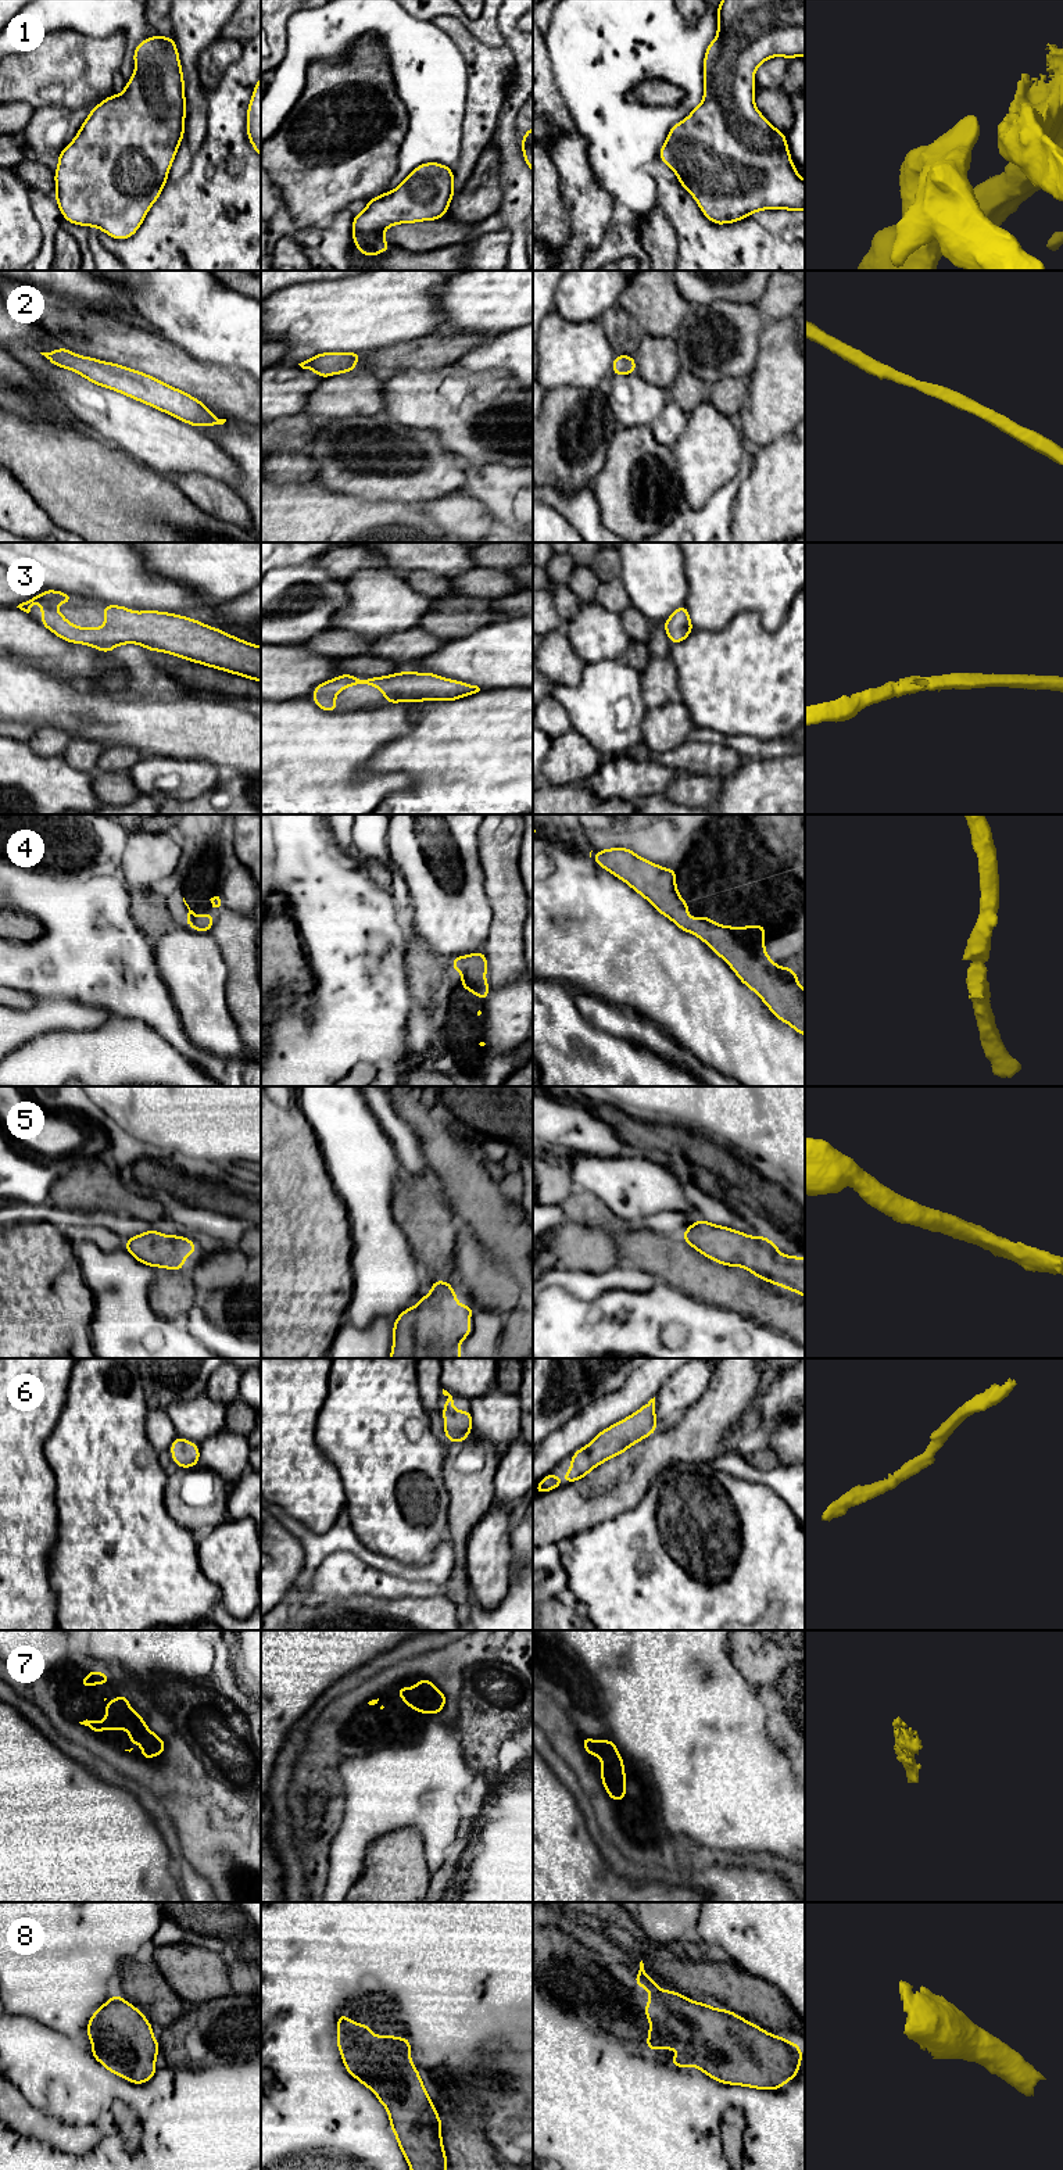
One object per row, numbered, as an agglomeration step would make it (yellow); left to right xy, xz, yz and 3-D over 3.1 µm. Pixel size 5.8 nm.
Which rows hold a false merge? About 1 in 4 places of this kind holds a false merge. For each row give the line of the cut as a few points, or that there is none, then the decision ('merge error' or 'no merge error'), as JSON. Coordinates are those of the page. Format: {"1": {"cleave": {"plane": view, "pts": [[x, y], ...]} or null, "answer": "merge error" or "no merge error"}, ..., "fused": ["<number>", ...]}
{"1": {"cleave": null, "answer": "no merge error"}, "2": {"cleave": null, "answer": "no merge error"}, "3": {"cleave": null, "answer": "no merge error"}, "4": {"cleave": null, "answer": "no merge error"}, "5": {"cleave": null, "answer": "no merge error"}, "6": {"cleave": null, "answer": "no merge error"}, "7": {"cleave": null, "answer": "no merge error"}, "8": {"cleave": null, "answer": "no merge error"}, "fused": []}

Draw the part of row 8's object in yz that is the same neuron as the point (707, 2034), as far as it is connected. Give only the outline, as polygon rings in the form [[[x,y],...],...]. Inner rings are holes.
[[[643,1960],[640,1962],[638,1976],[633,1979],[640,1988],[649,1990],[649,2004],[644,2006],[644,2015],[649,2017],[648,2040],[644,2044],[648,2049],[674,2049],[681,2052],[672,2056],[672,2066],[695,2066],[708,2077],[722,2084],[744,2085],[758,2090],[780,2090],[787,2081],[797,2077],[802,2060],[801,2047],[779,2035],[766,2033],[759,2026],[747,2022],[727,2009],[716,2009],[711,2005],[691,2001],[680,1992],[665,1991],[658,1987],[645,1973]]]

